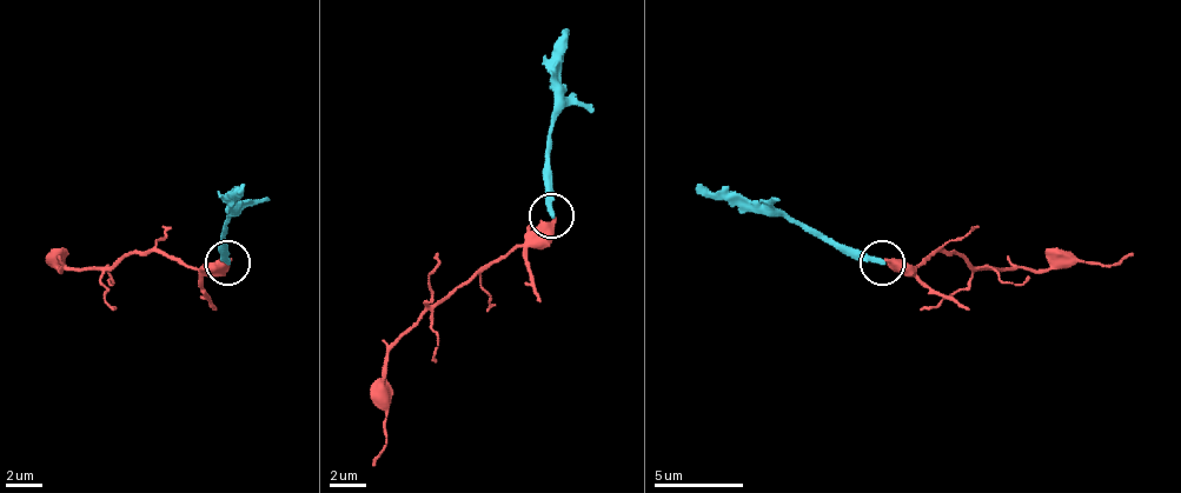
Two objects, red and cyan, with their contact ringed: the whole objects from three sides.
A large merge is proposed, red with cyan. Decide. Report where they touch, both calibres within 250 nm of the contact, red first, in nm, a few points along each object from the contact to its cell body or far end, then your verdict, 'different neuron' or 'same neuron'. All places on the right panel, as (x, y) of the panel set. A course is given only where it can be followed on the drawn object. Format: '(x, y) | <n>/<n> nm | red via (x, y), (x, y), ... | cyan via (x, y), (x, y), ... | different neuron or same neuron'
(882, 262) | 440/320 nm | red via (883, 261), (920, 266), (933, 252), (955, 252), (973, 266), (1022, 270), (1116, 266), (1134, 252) | cyan via (883, 261), (857, 261), (781, 217), (731, 207), (696, 185) | different neuron

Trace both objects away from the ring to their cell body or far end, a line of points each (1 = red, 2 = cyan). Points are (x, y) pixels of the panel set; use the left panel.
1: (231, 261), (181, 266), (154, 252), (127, 252), (110, 266), (60, 270), (47, 252)
2: (226, 261), (231, 207), (244, 185)

